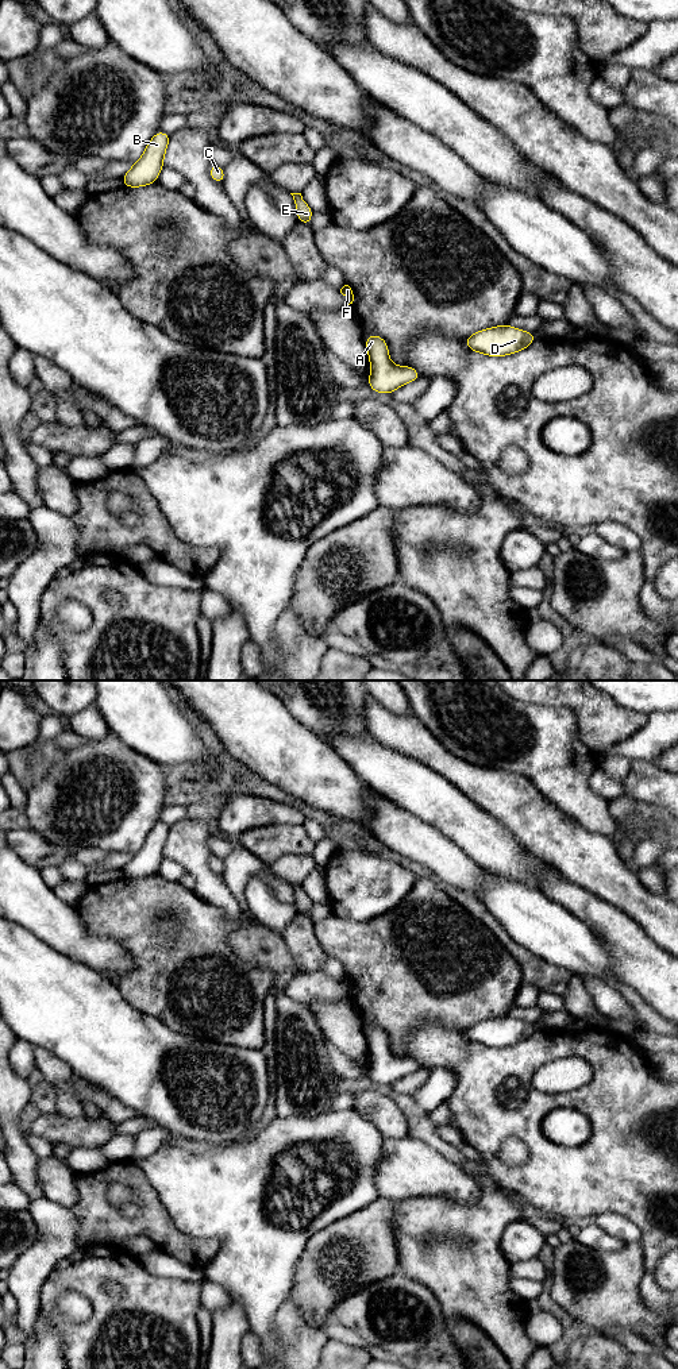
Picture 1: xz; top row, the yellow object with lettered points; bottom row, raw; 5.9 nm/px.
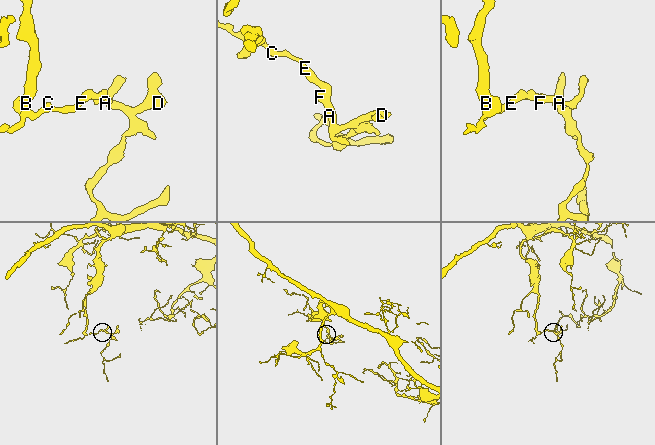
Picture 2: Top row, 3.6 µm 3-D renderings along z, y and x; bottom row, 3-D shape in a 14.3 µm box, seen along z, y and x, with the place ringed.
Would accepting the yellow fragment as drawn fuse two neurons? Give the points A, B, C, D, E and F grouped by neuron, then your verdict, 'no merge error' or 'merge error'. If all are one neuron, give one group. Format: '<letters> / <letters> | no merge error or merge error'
A B C D E F | no merge error

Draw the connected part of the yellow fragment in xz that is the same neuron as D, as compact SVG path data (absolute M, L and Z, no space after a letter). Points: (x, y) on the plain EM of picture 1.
M506 1014L473 1025L465 1030L465 1036L488 1048L505 1048L529 1038L535 1031L533 1023L513 1019Z

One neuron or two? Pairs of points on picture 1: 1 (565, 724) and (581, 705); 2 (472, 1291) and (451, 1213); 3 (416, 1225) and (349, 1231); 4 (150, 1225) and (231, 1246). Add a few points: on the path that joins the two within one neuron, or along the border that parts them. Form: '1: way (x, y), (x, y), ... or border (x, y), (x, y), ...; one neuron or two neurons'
1: border (543, 704), (565, 705), (574, 714); two neurons
2: way (472, 1272), (470, 1231); one neuron
3: border (395, 1202), (395, 1242), (399, 1258); two neurons
4: border (188, 1236), (219, 1242), (216, 1254), (203, 1269); two neurons

